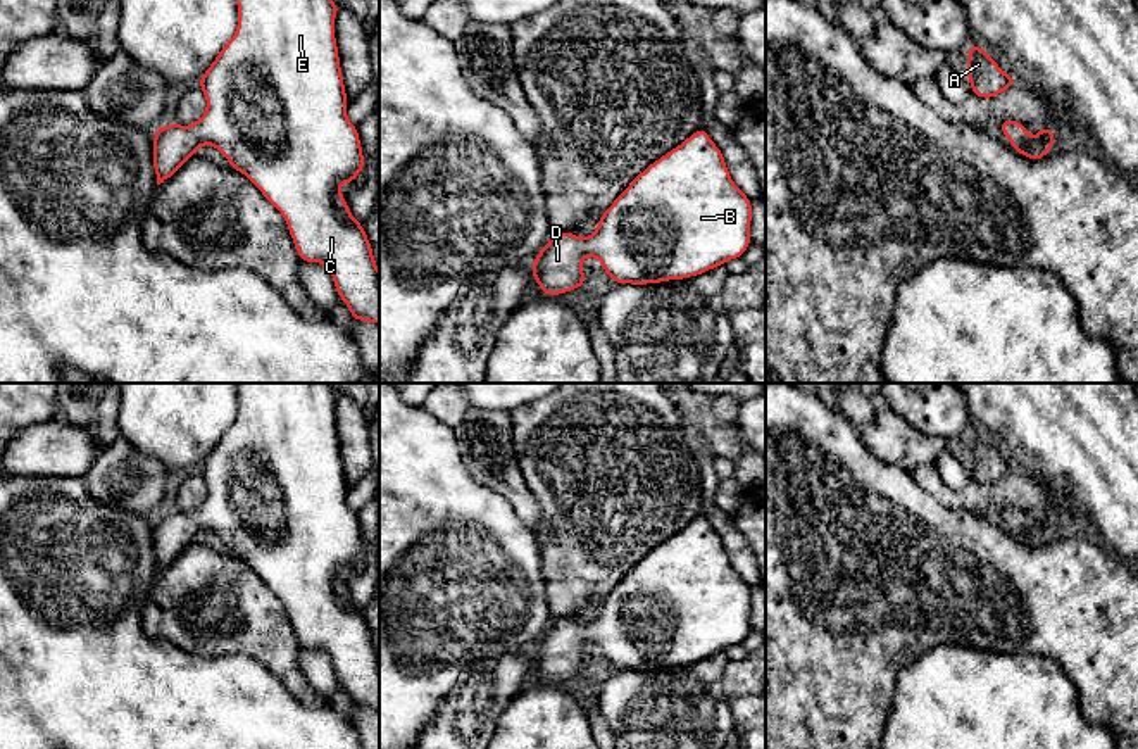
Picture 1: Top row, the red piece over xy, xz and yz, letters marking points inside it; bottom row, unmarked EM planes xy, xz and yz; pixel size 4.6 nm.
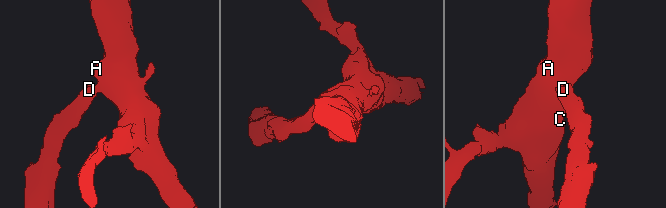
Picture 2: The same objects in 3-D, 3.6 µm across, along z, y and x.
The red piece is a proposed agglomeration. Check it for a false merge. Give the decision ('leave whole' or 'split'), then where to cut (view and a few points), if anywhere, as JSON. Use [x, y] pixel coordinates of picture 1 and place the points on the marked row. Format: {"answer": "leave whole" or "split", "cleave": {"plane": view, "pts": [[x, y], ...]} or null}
{"answer": "leave whole", "cleave": null}

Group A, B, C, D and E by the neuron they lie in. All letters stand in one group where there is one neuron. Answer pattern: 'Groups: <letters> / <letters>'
Groups: A B C D E

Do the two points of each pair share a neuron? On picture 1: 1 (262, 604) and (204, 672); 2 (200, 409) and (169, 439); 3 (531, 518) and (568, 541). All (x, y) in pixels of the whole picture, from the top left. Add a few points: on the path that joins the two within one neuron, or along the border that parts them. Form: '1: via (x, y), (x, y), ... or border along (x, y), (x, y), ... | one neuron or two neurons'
1: border along (178, 646), (206, 656), (249, 654), (257, 661) | two neurons
2: via (193, 415), (176, 432) | one neuron
3: border along (525, 484), (540, 511), (540, 528), (537, 534) | two neurons

